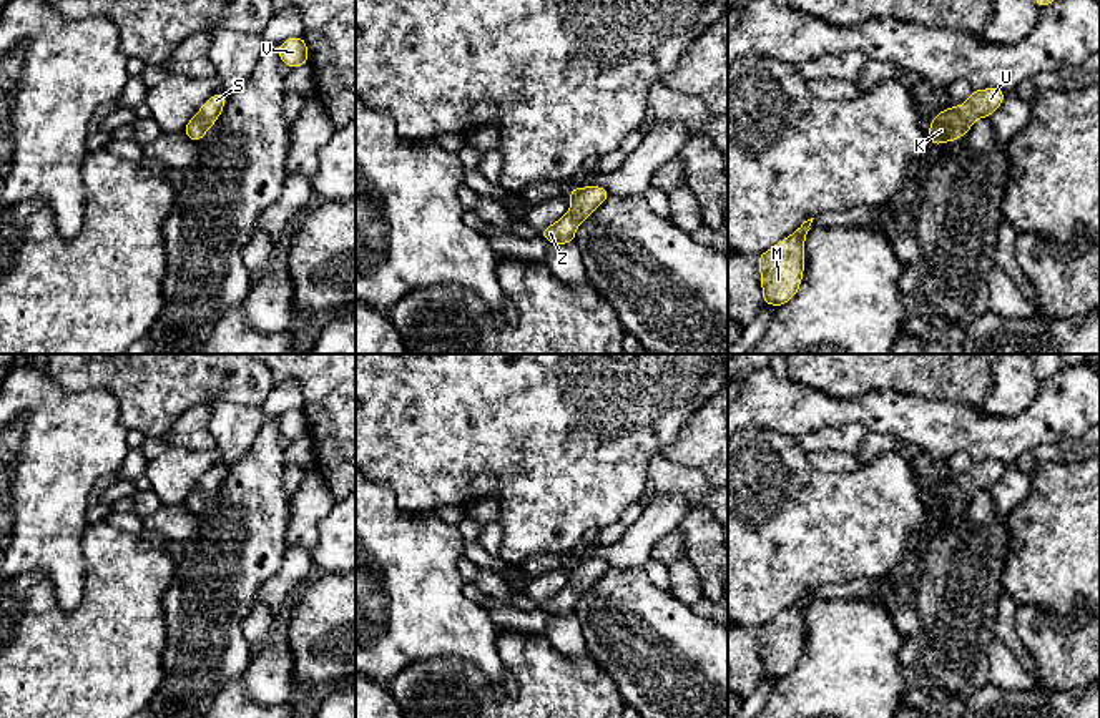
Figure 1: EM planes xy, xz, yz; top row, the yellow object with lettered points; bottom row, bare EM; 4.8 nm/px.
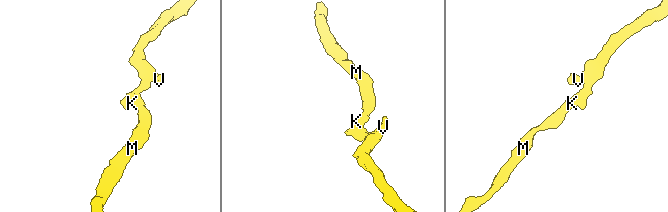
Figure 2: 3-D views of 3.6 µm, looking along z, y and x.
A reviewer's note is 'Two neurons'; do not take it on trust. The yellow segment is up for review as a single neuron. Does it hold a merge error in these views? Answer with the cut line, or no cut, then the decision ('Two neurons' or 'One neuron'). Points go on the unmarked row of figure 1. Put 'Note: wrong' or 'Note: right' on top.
Note: wrong
No split. One neuron

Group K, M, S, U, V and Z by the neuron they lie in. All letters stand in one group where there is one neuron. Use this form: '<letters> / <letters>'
K M S U V Z

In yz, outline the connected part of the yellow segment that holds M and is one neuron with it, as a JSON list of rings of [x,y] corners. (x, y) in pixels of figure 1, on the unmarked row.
[[[813,592],[804,593],[793,607],[758,628],[763,676],[781,680],[799,663],[804,645],[804,613]]]

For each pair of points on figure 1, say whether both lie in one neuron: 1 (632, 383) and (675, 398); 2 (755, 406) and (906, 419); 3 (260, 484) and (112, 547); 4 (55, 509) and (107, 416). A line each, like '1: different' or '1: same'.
1: same
2: same
3: different
4: same

